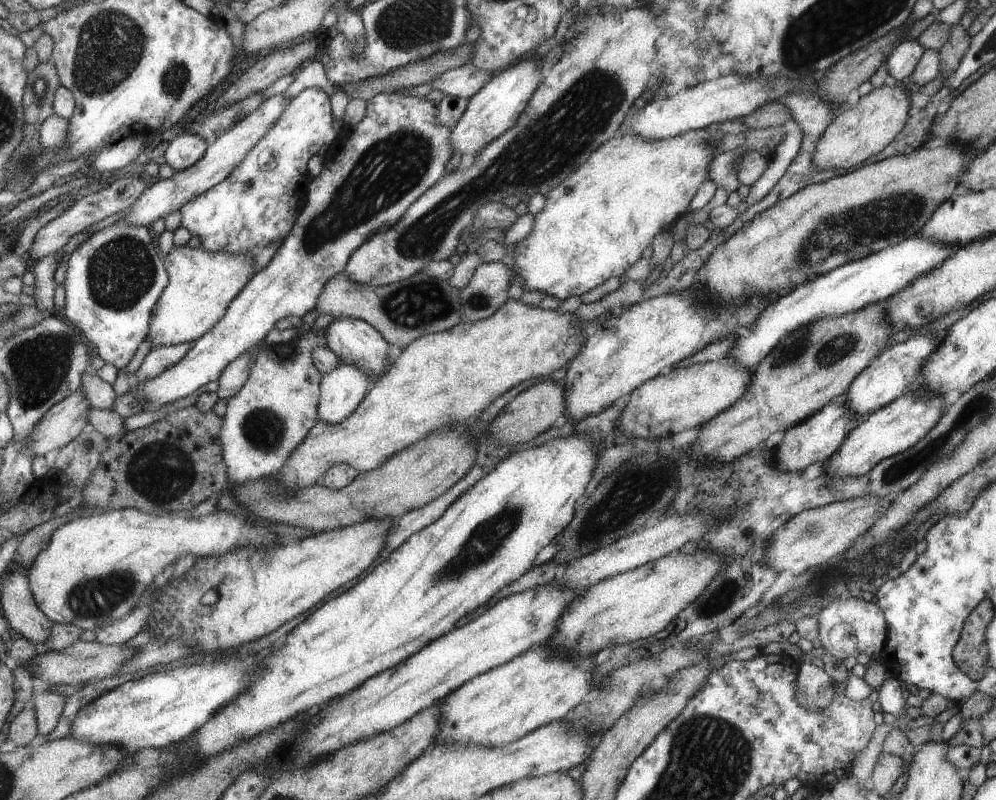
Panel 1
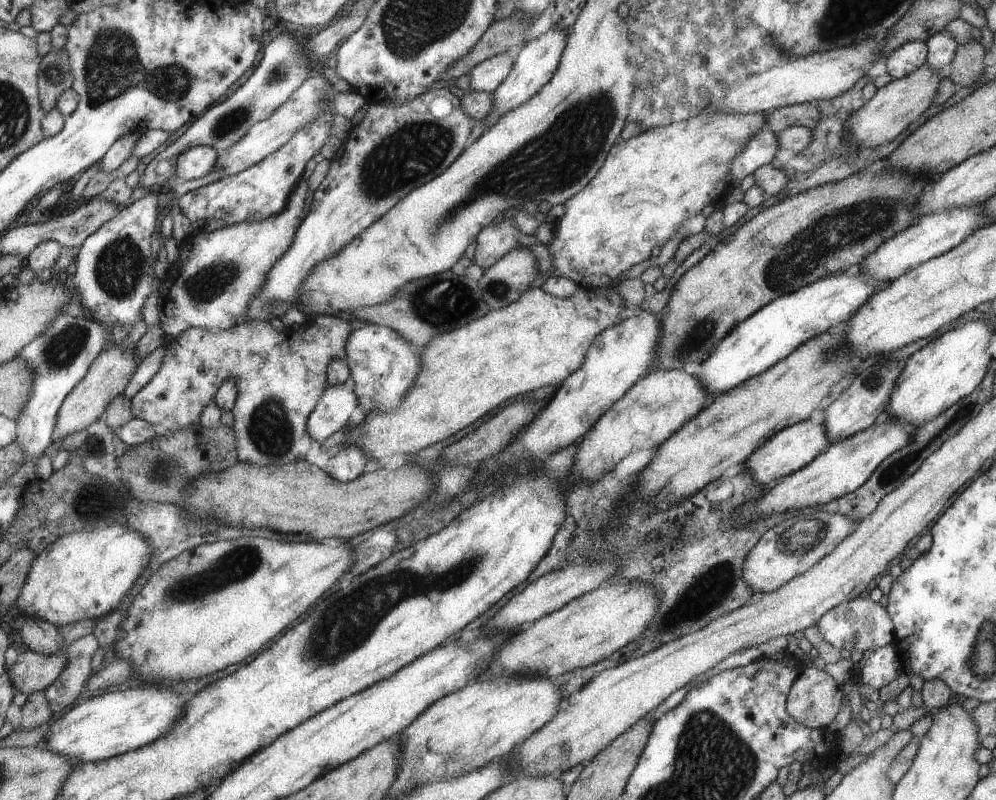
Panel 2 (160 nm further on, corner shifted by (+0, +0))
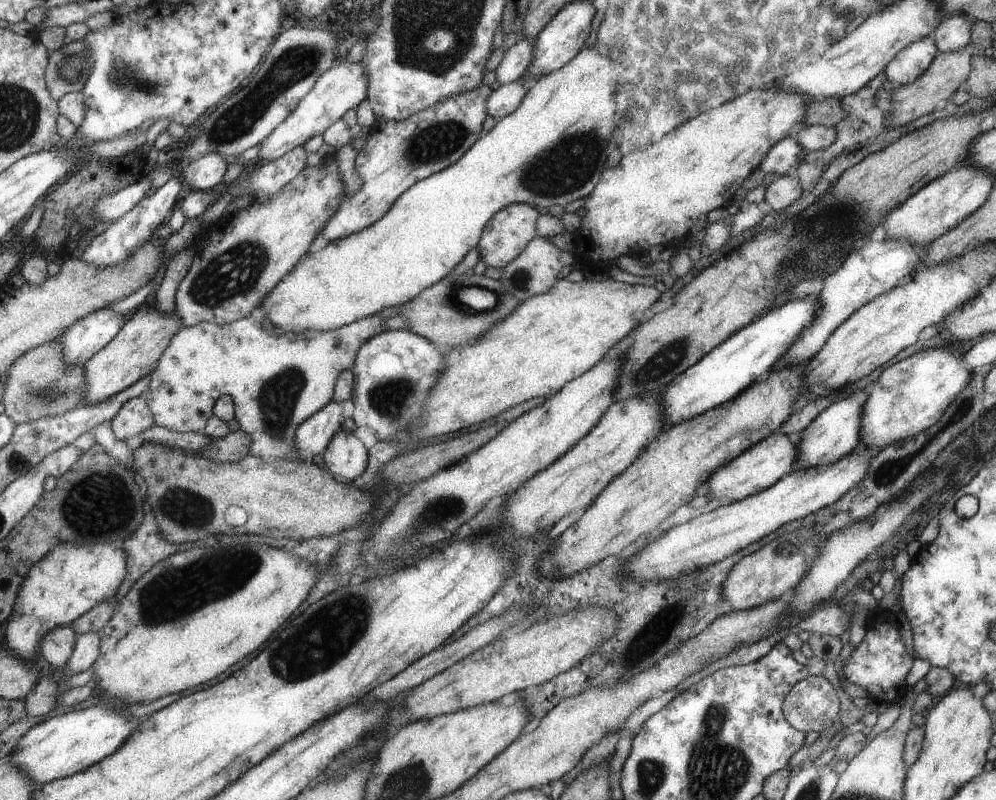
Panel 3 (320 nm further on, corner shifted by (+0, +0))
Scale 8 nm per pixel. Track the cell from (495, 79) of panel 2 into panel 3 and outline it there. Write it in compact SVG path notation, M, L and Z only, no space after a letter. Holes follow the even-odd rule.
M533 39L520 40L514 46L507 48L494 71L495 81L503 85L518 81L533 60Z

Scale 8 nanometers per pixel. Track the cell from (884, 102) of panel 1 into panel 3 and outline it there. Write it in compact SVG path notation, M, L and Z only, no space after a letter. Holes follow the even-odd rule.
M967 47L959 48L959 50L951 50L951 52L941 52L935 56L934 61L927 66L927 69L919 78L915 78L914 82L895 86L893 92L889 94L889 106L887 114L883 115L883 128L895 128L895 126L905 126L921 116L925 116L932 112L935 104L940 100L946 100L963 86L966 82L967 74L970 74L970 59L972 50Z

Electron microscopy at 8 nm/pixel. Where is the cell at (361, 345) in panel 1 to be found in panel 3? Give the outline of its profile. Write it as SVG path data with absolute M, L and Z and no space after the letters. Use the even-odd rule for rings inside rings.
M407 329L383 330L359 346L350 372L354 375L351 394L355 426L367 426L379 441L400 441L409 424L421 416L423 400L443 369L442 349Z

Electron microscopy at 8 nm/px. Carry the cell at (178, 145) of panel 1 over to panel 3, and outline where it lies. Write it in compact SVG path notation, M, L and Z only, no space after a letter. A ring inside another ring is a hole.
M207 152L189 162L182 178L191 184L193 190L210 190L223 183L226 169L225 158L217 152Z

